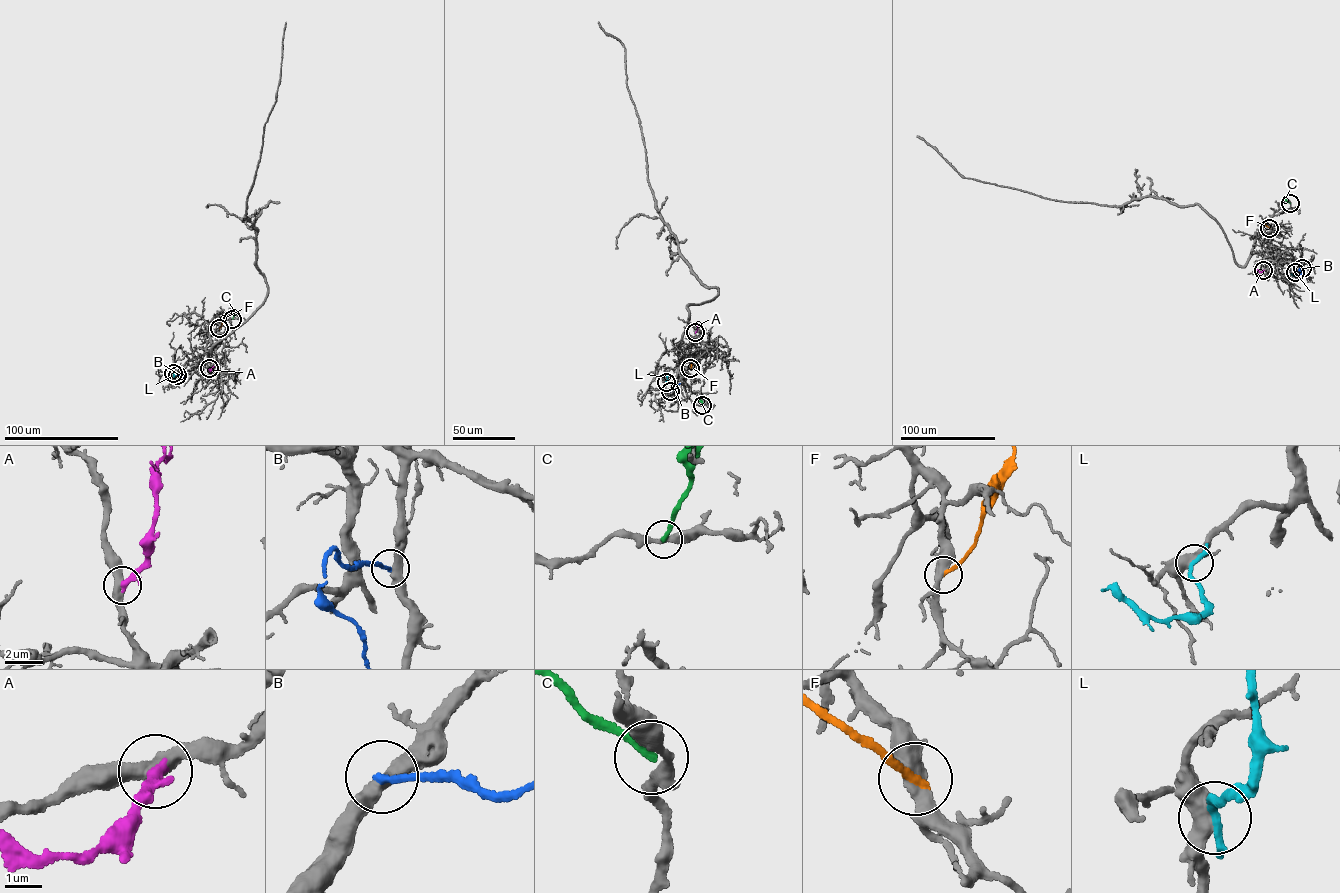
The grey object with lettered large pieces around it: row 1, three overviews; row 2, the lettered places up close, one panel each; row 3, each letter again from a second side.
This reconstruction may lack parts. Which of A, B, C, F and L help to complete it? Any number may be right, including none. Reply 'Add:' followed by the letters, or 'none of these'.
Add: A

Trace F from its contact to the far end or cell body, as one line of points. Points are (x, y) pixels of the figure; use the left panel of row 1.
F: (219, 328), (223, 316)

